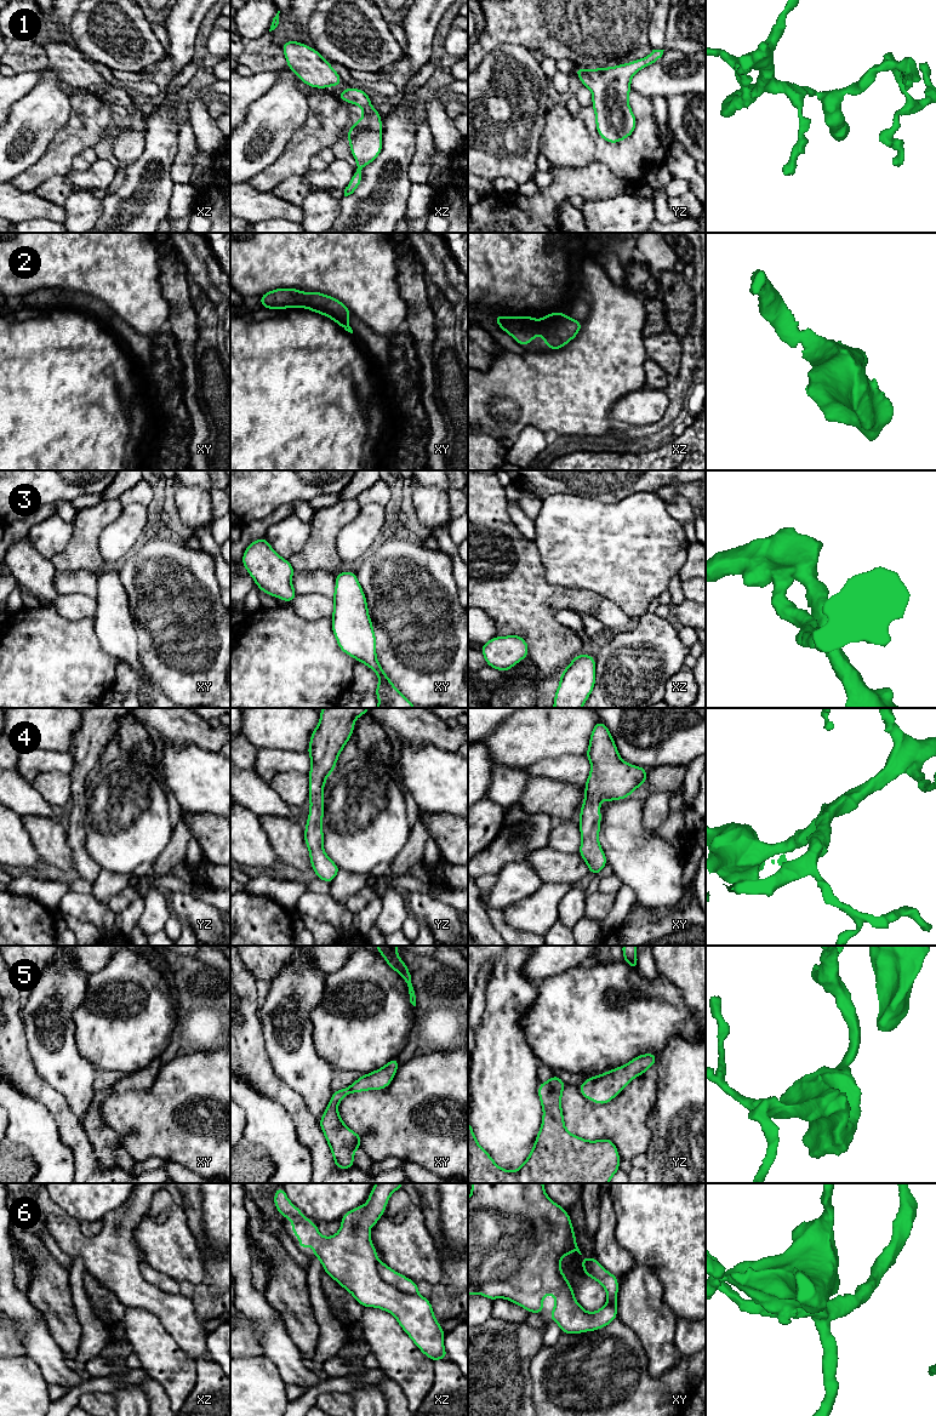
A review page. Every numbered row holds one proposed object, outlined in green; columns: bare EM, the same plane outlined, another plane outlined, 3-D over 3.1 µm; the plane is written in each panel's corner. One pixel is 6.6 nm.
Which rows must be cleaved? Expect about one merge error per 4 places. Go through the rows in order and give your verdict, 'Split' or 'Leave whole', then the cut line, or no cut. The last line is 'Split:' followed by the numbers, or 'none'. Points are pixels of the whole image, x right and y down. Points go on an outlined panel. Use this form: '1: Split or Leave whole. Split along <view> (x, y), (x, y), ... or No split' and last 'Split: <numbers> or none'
1: Leave whole. No split
2: Leave whole. No split
3: Leave whole. No split
4: Leave whole. No split
5: Leave whole. No split
6: Leave whole. No split
Split: none

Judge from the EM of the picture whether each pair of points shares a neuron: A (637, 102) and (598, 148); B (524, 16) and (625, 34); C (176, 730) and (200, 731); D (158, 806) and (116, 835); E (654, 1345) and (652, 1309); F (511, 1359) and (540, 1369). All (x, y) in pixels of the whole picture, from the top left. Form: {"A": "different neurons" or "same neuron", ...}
{"A": "same neuron", "B": "same neuron", "C": "same neuron", "D": "same neuron", "E": "same neuron", "F": "different neurons"}

